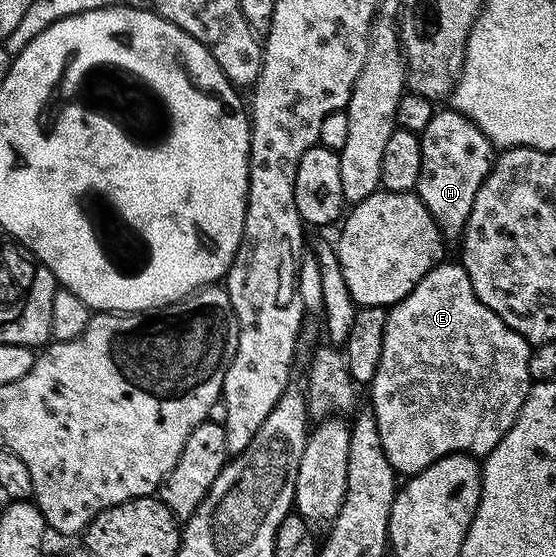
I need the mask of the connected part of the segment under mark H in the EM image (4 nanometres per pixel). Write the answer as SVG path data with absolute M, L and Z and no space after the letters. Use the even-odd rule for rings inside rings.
M436 109L433 120L429 120L426 132L419 135L421 176L417 180L414 193L418 194L425 208L429 208L429 214L433 216L437 228L443 233L444 243L451 244L451 242L458 243L463 237L463 229L469 220L469 212L473 212L473 200L477 200L477 188L481 188L481 184L489 176L491 166L497 157L497 150L487 139L485 132L481 132L481 128L473 124L471 118L458 118L454 109L446 109ZM430 134L432 140L439 146L445 145L450 138L455 138L458 134L467 138L463 146L471 159L463 158L460 162L455 162L451 154L445 155L444 158L431 158Z

